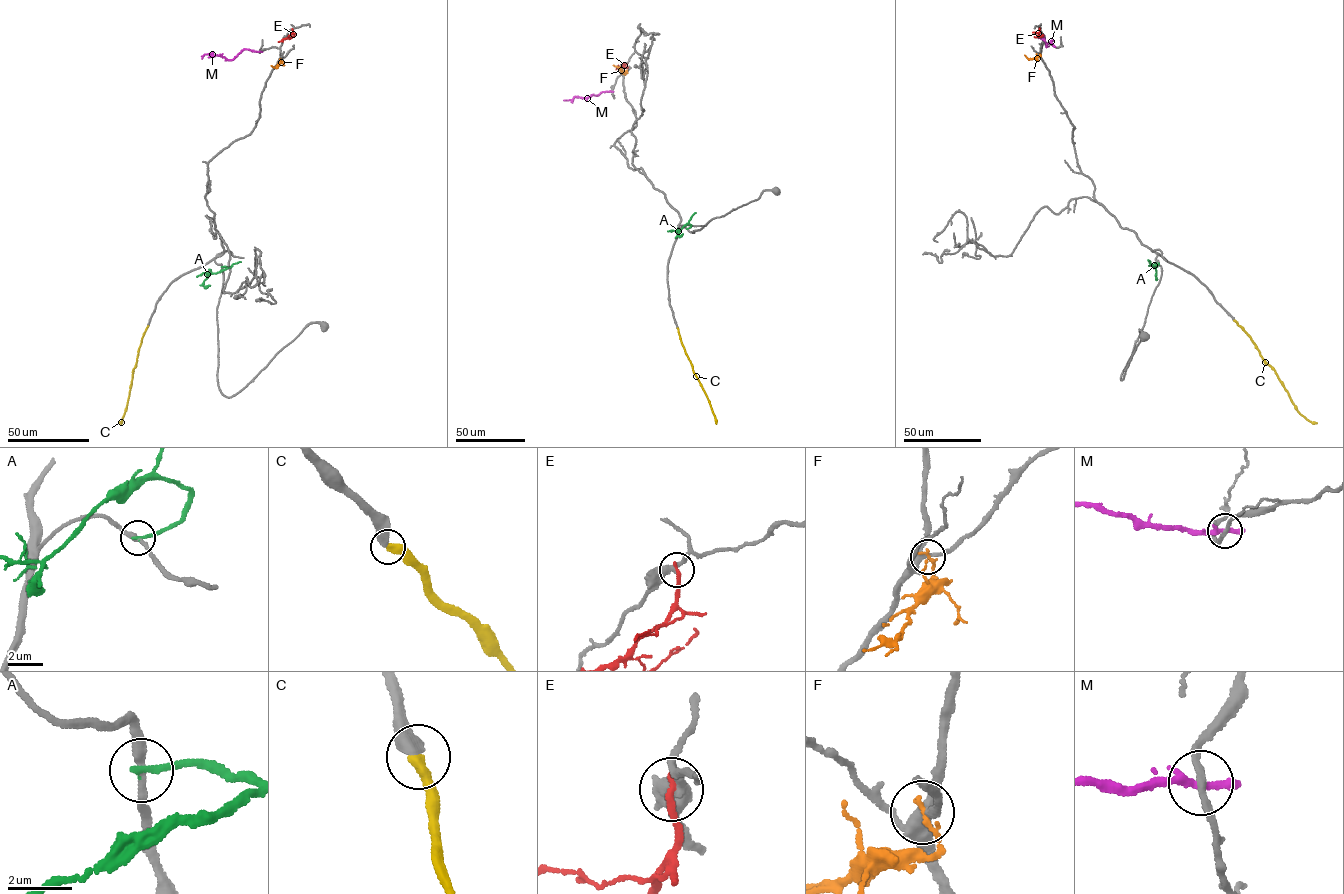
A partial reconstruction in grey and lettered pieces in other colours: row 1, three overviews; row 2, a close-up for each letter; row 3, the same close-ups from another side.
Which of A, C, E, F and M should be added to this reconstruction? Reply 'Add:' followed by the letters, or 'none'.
Add: C

